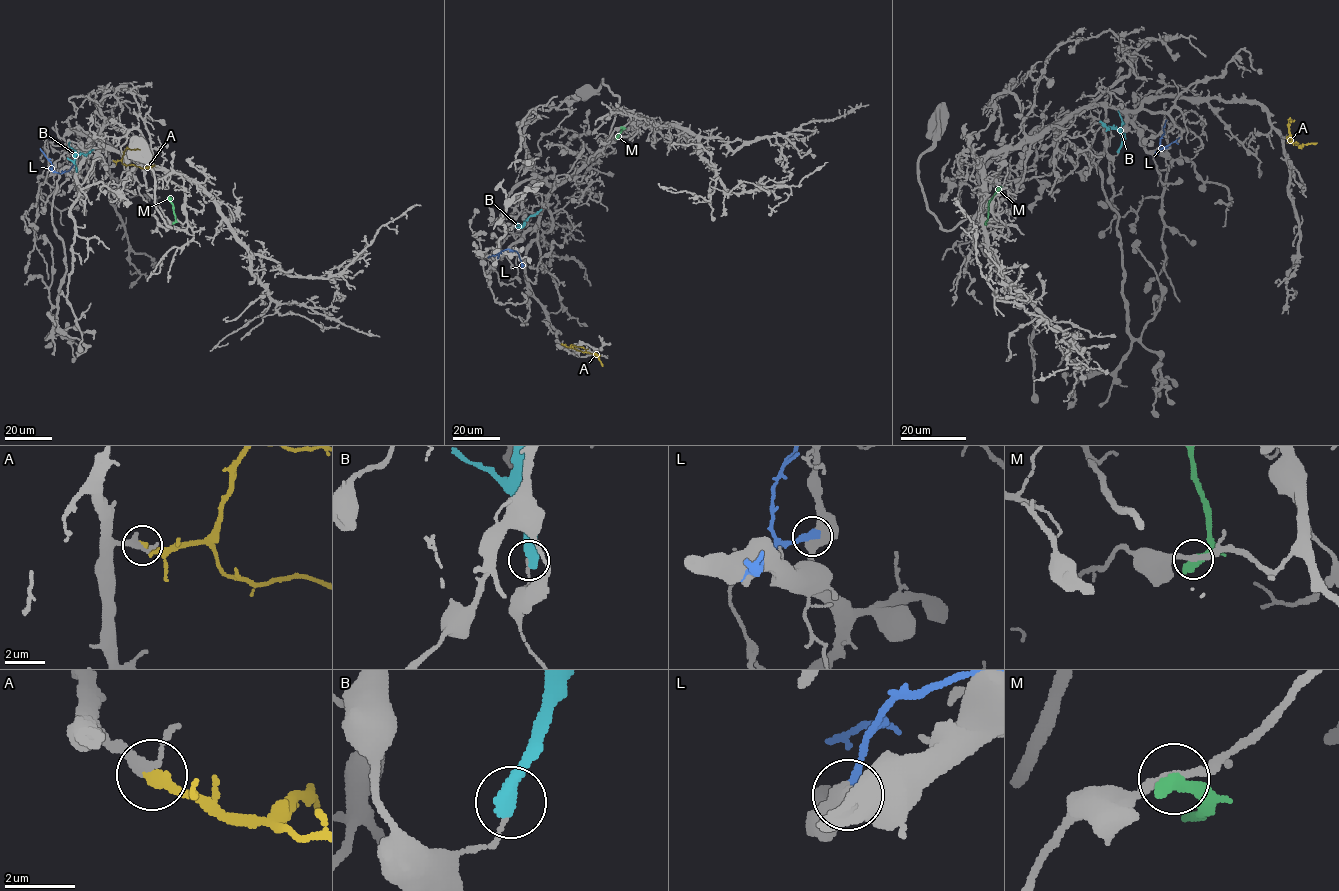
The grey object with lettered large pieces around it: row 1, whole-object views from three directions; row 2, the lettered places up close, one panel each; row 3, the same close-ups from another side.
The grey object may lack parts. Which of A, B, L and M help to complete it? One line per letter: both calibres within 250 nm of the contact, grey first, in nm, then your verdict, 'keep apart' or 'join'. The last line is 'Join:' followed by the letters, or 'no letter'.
A: 240 nm thick on the grey side, 360 nm on the other; join
B: 110 nm thick on the grey side, 480 nm on the other; keep apart
L: 480 nm thick on the grey side, 360 nm on the other; keep apart
M: 240 nm thick on the grey side, 550 nm on the other; keep apart
Join: A

